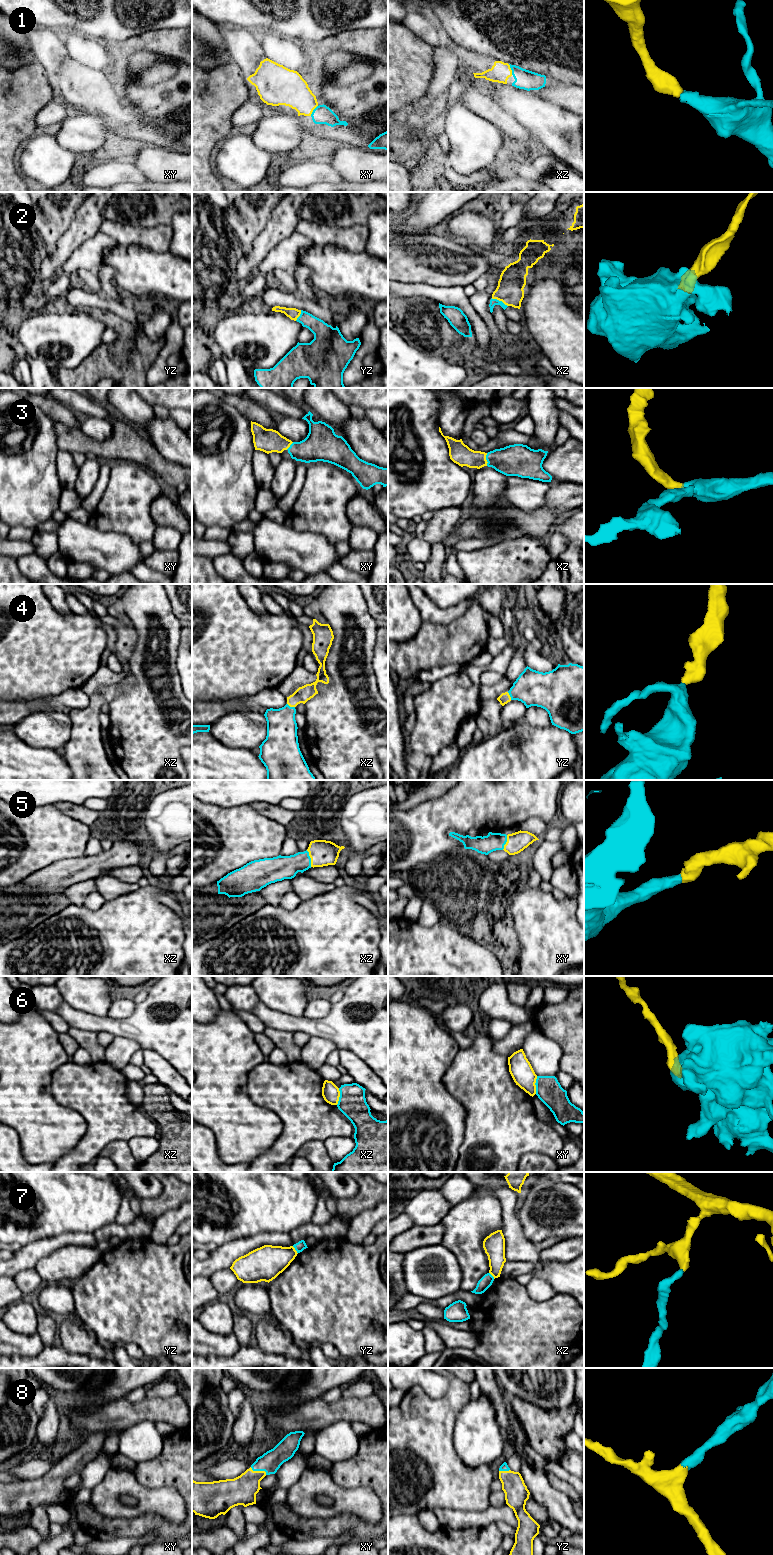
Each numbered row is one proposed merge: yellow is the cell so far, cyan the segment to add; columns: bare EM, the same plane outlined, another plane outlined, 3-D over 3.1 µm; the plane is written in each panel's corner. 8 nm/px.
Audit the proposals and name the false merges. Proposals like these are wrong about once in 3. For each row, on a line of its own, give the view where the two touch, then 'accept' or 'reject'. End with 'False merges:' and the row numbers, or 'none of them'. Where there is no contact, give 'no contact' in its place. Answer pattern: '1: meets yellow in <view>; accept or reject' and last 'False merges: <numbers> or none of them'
1: meets yellow in xz; accept
2: meets yellow in xz; accept
3: meets yellow in xz; accept
4: meets yellow in xz; accept
5: meets yellow in xz; accept
6: meets yellow in xy; reject
7: meets yellow in yz; reject
8: meets yellow in xy; accept
False merges: 6, 7

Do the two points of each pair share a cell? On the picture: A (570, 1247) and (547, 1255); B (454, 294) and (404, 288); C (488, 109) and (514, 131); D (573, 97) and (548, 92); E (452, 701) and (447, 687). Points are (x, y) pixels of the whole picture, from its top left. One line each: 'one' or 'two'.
A: one
B: one
C: one
D: one
E: one

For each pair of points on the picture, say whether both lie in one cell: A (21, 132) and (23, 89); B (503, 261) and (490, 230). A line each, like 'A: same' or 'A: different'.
A: same
B: same

